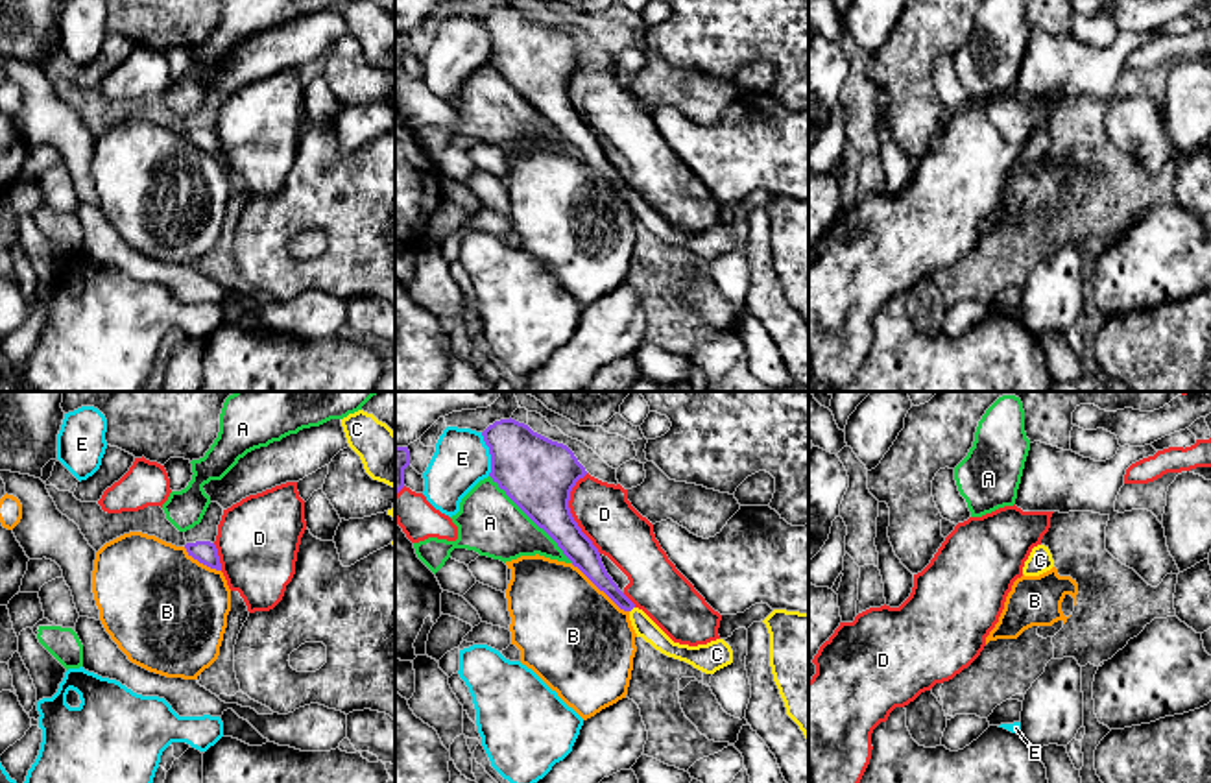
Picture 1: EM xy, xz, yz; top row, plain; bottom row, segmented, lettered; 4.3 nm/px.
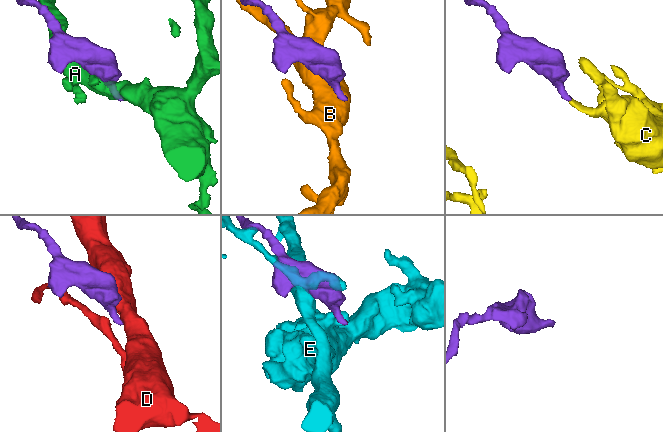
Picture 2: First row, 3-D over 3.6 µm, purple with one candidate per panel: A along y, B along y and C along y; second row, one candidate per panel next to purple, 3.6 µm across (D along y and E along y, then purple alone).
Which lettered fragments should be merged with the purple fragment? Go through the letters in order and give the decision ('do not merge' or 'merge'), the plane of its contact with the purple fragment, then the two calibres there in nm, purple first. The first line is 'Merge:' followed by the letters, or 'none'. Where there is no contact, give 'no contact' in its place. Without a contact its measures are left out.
Merge: C
A: do not merge | xz | 320/280 nm
B: do not merge | xz | 120/460 nm
C: merge | xz | 90/90 nm
D: do not merge | xz | 320/240 nm
E: do not merge | xz | 320/240 nm

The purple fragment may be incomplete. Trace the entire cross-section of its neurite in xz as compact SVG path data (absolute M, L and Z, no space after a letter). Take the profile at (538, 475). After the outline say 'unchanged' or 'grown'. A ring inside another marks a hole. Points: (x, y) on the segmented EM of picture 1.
M500 419L484 432L491 454L493 482L563 550L600 591L629 613L637 637L661 654L714 674L733 663L724 639L689 646L674 643L642 609L639 609L607 574L598 548L574 521L569 500L580 478L587 475L574 452L515 419Z | grown

